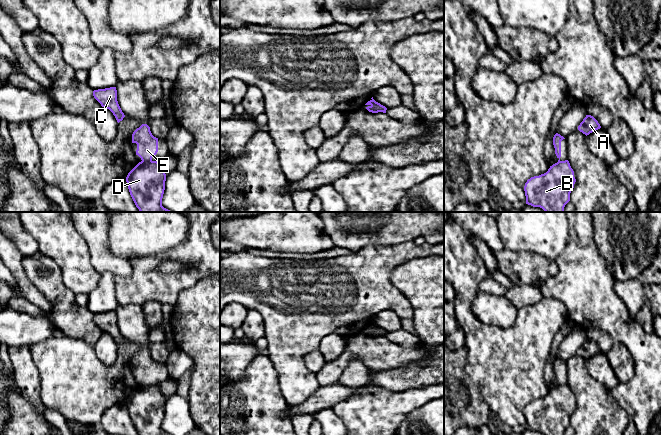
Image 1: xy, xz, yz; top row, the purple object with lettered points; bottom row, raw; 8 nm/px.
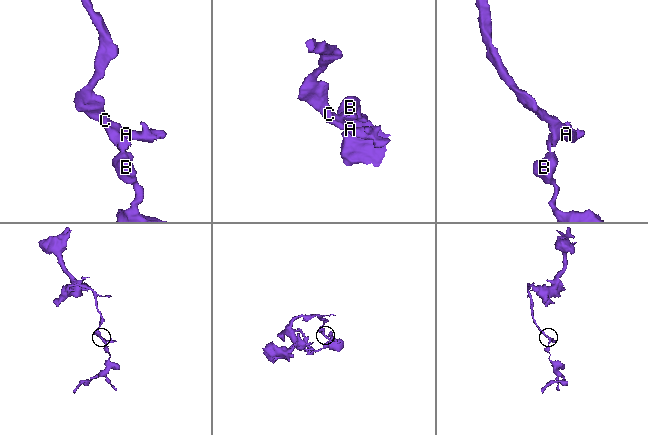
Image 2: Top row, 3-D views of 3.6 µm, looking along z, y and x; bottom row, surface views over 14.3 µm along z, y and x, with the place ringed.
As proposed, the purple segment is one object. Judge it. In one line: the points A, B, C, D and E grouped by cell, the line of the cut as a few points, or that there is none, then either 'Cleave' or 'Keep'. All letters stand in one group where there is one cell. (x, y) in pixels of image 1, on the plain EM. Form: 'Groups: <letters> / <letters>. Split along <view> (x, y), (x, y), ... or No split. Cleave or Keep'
Groups: A C E / B D. Split along xy (151, 384), (141, 385). Cleave

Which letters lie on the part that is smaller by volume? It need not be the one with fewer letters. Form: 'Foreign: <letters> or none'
Foreign: B, D

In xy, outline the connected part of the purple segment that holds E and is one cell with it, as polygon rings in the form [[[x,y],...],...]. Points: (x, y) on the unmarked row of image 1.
[[[142,348],[132,358],[132,367],[137,368],[136,379],[142,386],[152,385],[158,376],[158,362],[154,361],[147,348]]]

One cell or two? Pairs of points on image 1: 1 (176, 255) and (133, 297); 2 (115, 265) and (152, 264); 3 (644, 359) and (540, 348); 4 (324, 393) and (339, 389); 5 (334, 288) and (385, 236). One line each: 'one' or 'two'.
1: one
2: two
3: two
4: one
5: two

